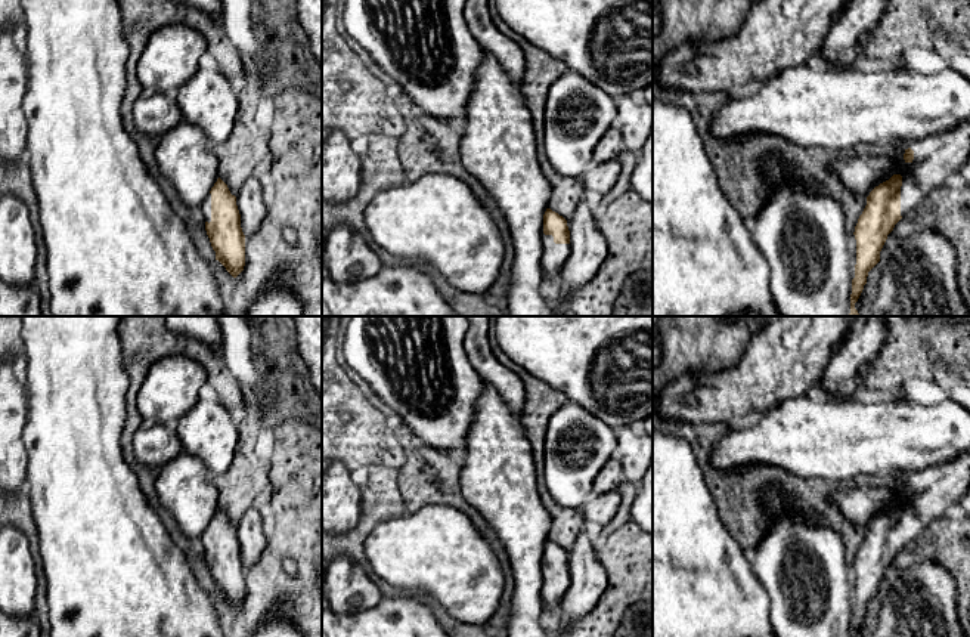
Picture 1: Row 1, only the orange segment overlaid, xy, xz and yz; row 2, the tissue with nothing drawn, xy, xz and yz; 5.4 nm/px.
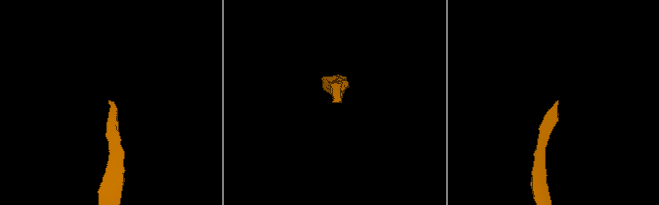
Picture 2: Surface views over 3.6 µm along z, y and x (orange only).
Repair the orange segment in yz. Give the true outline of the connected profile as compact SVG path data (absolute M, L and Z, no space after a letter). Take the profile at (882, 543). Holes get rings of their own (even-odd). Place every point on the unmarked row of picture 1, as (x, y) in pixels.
M970 451L938 466L914 471L904 491L909 505L893 505L867 528L855 557L856 596L850 637L858 633L868 603L880 593L880 582L895 556L933 520L964 497L970 486Z

